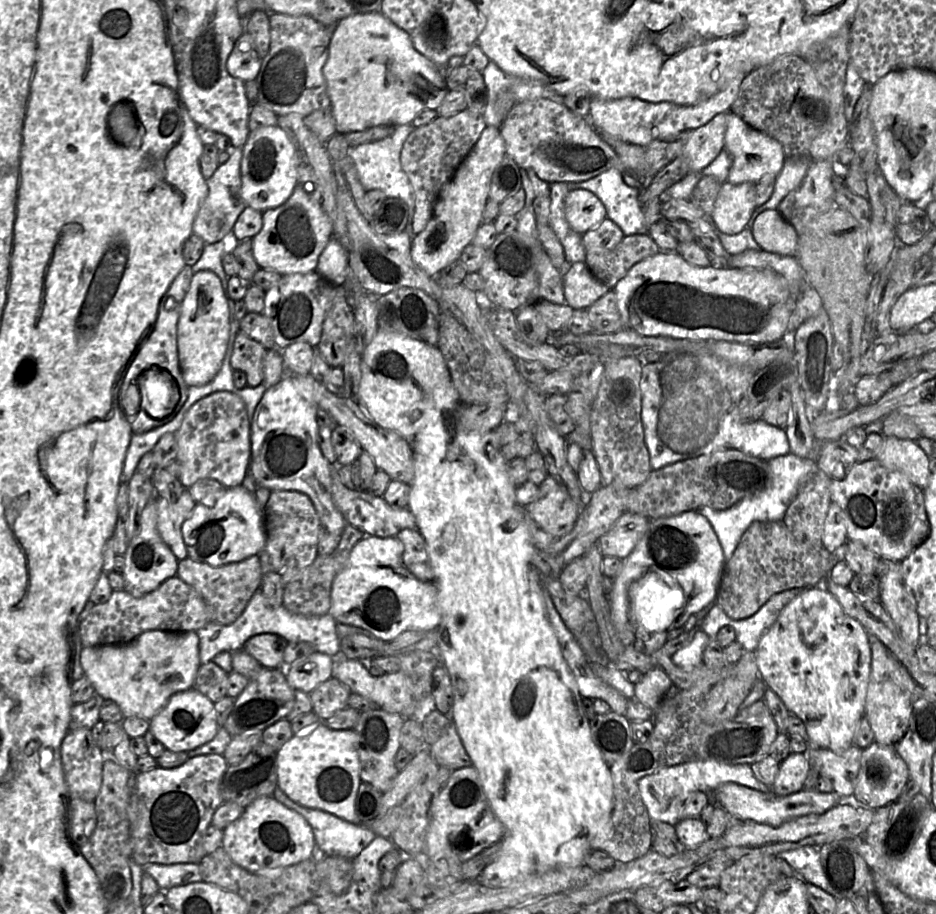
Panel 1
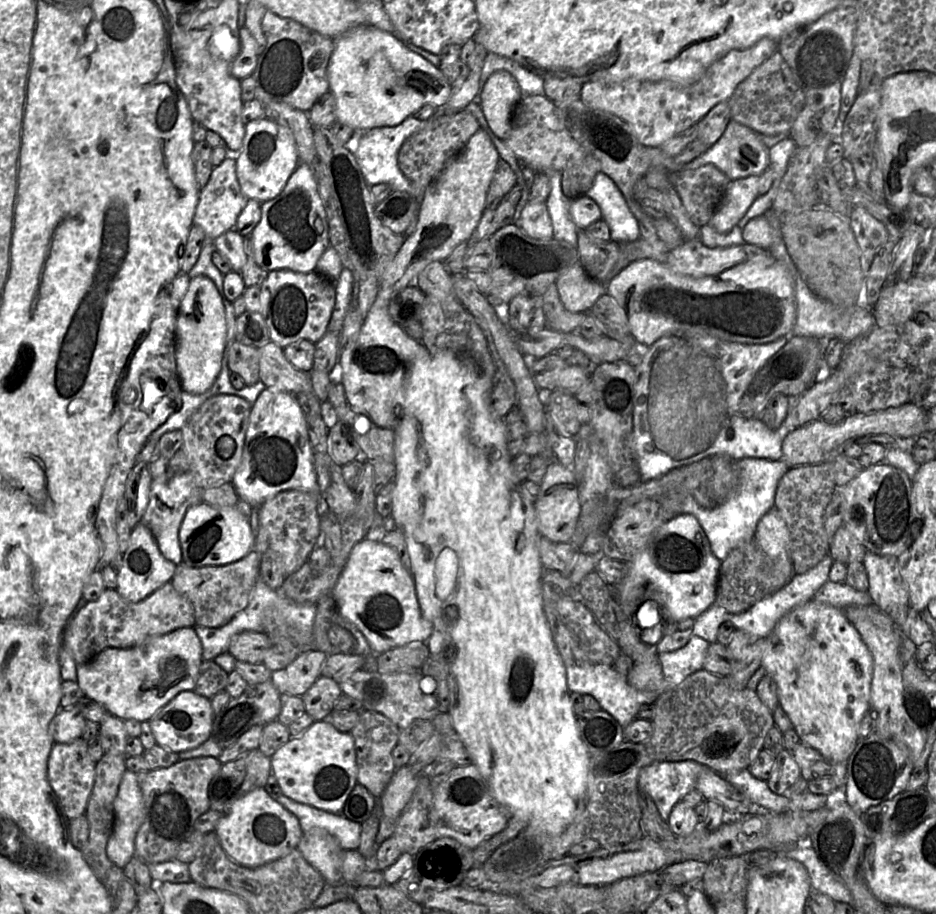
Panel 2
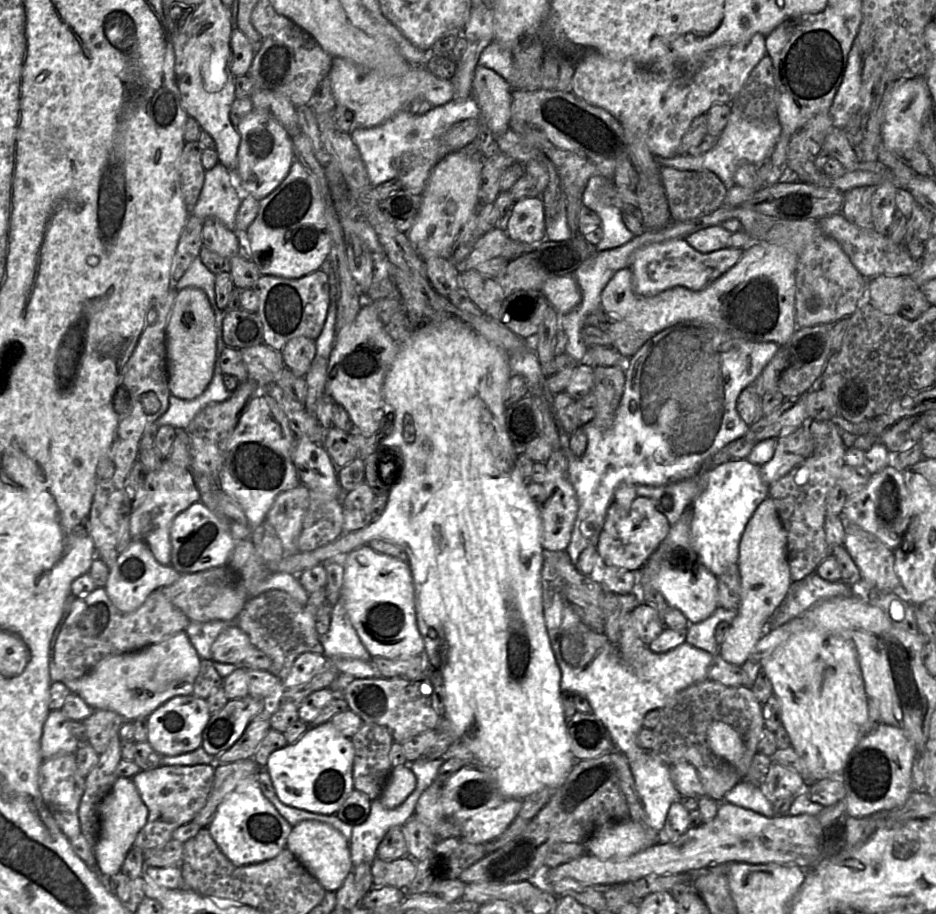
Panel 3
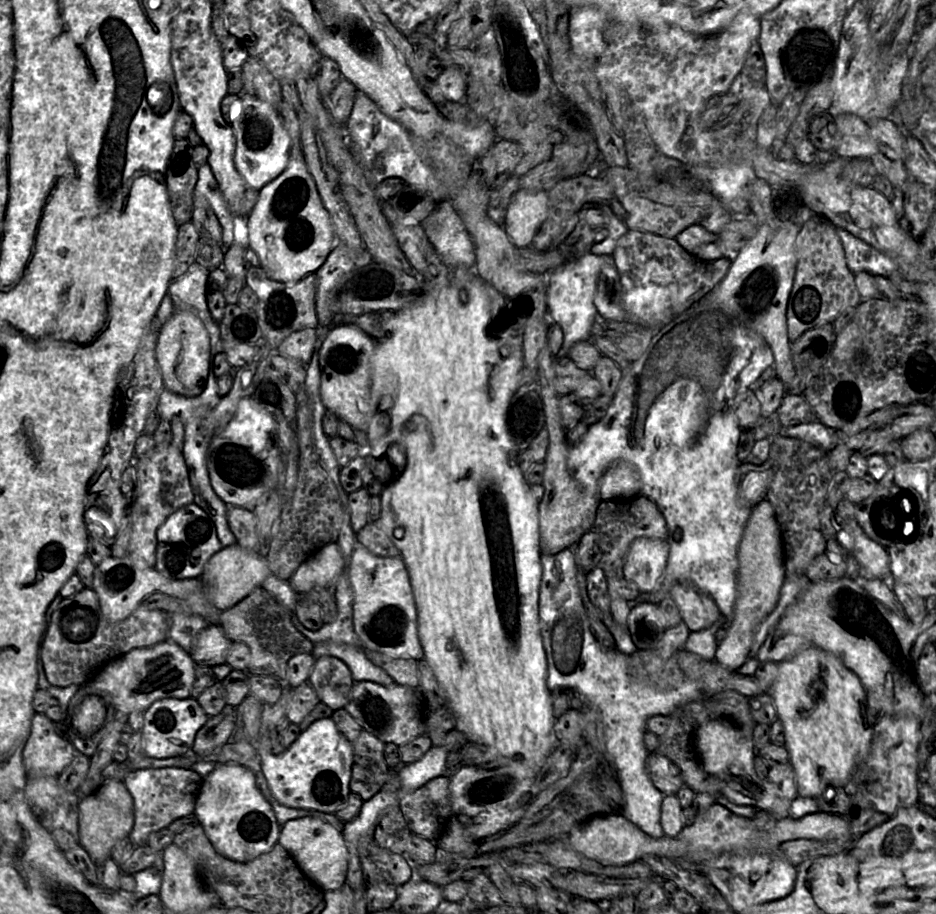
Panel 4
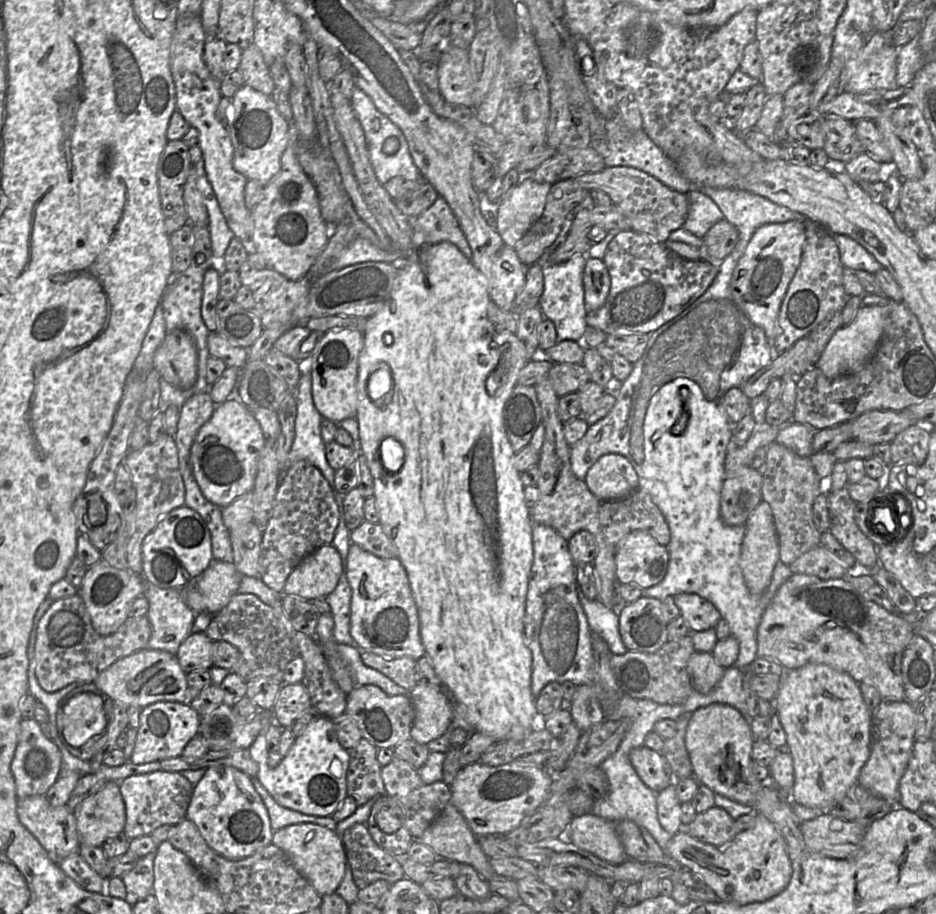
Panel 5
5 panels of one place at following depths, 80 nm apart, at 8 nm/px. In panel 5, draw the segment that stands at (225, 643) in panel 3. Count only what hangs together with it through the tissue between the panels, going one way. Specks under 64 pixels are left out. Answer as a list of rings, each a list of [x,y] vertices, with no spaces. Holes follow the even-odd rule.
[[[206,632],[192,633],[180,645],[176,657],[182,670],[189,674],[196,670],[205,670],[213,667],[212,644]]]

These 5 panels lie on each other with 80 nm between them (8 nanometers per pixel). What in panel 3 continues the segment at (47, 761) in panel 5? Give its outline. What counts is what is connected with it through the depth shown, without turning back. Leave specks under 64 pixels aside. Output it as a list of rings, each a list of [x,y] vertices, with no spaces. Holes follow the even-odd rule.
[[[50,711],[42,729],[41,753],[44,759],[60,754],[75,754],[80,742],[69,728],[70,719],[61,711]]]

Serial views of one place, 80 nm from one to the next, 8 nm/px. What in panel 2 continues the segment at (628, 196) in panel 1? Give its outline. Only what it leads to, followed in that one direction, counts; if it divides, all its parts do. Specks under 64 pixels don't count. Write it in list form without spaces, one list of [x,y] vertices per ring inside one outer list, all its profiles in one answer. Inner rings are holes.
[[[598,173],[585,195],[598,204],[601,220],[609,226],[611,241],[633,242],[640,238],[638,220],[630,211],[624,195],[609,176]]]

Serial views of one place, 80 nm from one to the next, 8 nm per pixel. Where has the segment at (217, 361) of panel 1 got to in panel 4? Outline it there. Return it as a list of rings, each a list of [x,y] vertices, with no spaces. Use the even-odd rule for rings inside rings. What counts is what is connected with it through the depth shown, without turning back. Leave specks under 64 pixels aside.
[[[175,311],[160,327],[155,349],[163,383],[170,392],[195,397],[206,385],[210,371],[210,336],[202,320],[190,311]]]

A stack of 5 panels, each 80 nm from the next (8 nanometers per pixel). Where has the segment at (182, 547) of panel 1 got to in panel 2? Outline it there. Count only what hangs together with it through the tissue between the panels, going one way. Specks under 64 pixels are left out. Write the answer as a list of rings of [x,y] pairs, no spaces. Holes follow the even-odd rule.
[[[175,473],[168,481],[153,480],[150,487],[149,502],[140,520],[149,528],[162,555],[176,565],[182,562],[182,550],[179,541],[179,529],[187,510],[202,502],[202,488],[195,482],[194,476],[186,473]]]

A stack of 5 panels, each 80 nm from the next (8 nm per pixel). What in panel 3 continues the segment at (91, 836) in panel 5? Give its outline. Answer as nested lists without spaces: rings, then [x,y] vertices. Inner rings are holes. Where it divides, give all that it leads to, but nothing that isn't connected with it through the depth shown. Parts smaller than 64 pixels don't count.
[[[118,777],[111,790],[98,806],[99,836],[93,847],[96,868],[100,876],[111,876],[121,872],[125,857],[133,847],[135,838],[147,822],[148,809],[132,778]]]

